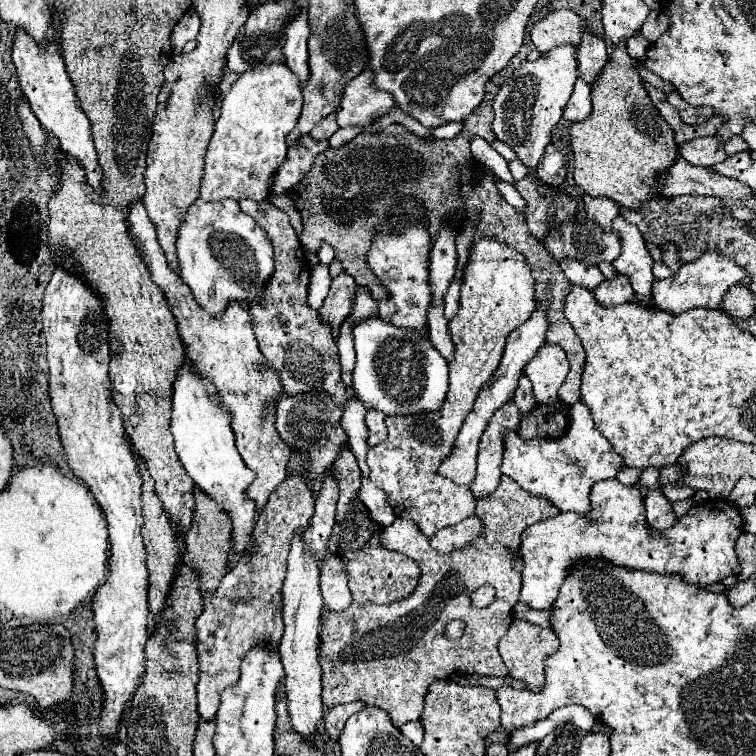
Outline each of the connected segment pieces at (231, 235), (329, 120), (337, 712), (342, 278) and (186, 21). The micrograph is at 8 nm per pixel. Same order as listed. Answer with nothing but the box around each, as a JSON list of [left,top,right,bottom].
[[177,198,275,318],[309,114,337,140],[323,702,365,742],[319,272,357,340],[171,9,201,50]]

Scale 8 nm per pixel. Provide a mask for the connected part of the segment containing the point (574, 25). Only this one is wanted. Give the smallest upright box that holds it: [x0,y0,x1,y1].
[531,10,585,54]

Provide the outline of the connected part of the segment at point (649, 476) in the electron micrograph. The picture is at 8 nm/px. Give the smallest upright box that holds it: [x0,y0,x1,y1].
[641,468,661,488]

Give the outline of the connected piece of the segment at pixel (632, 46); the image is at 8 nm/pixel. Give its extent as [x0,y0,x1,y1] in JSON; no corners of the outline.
[627,32,649,62]

